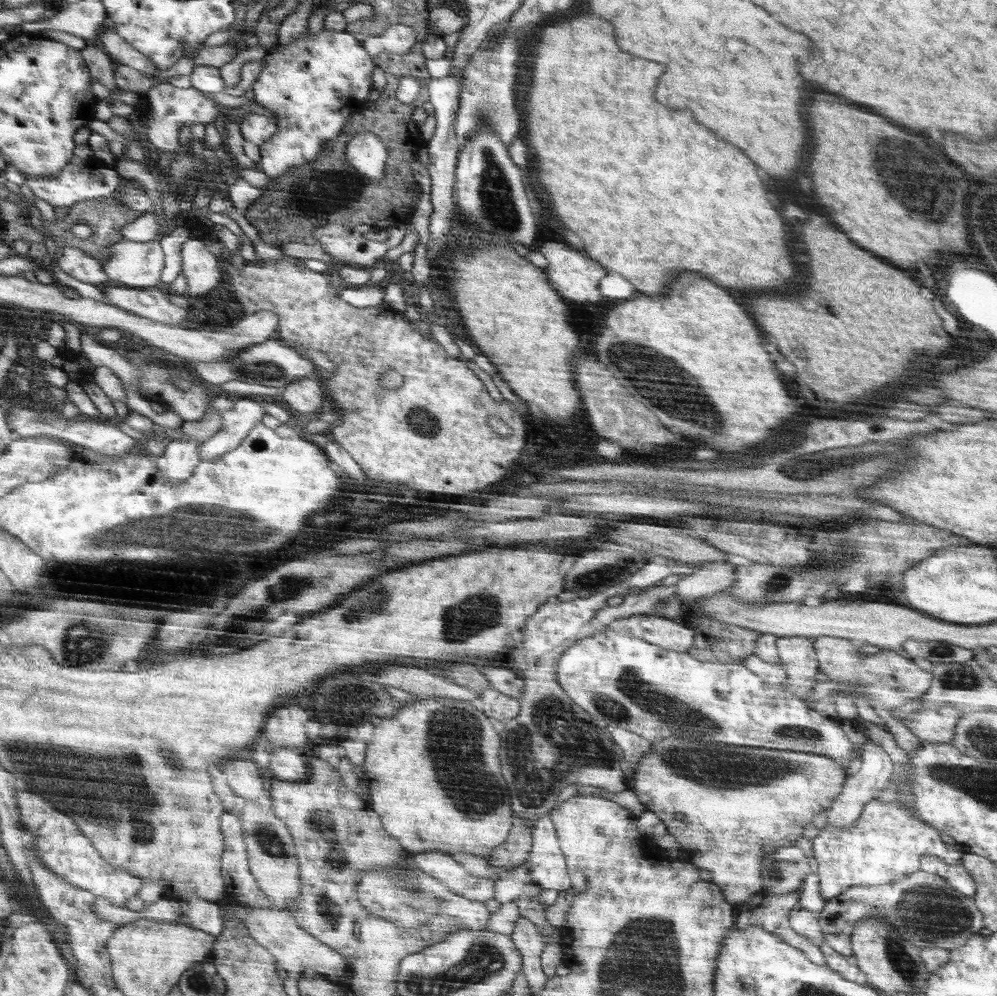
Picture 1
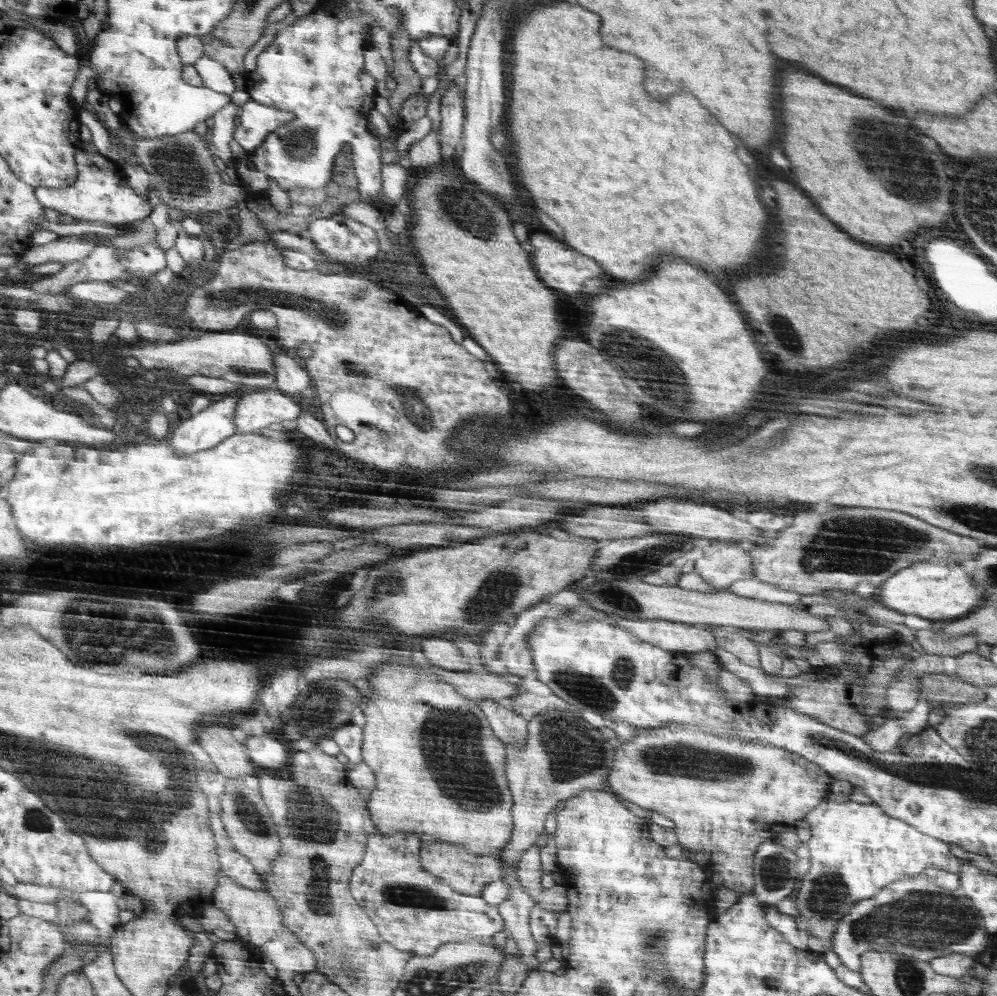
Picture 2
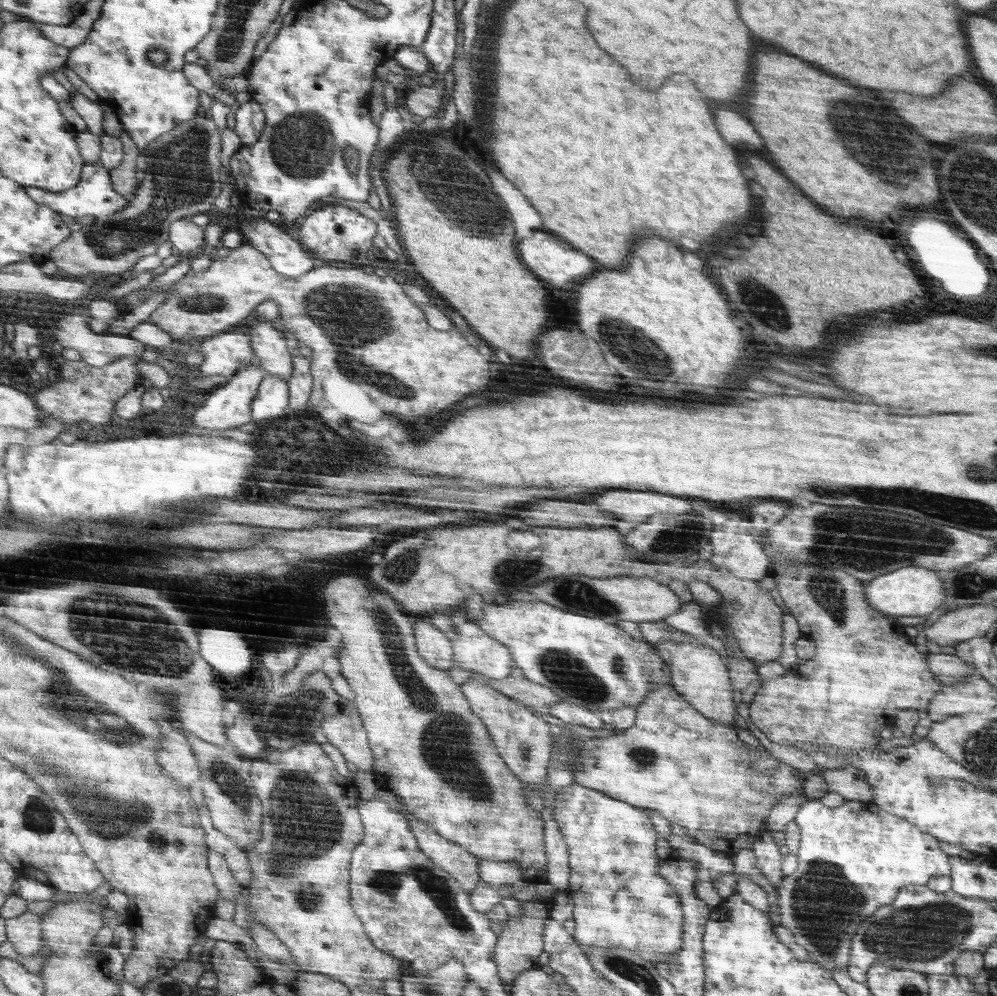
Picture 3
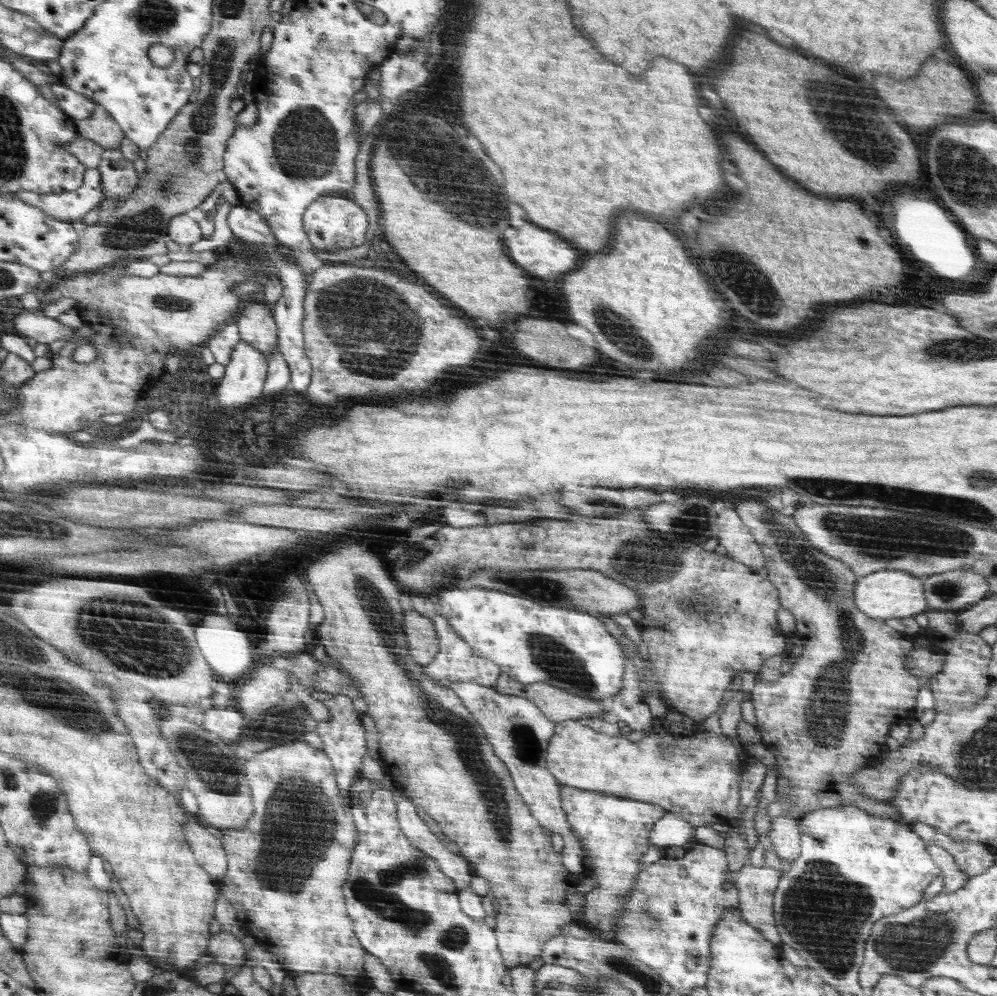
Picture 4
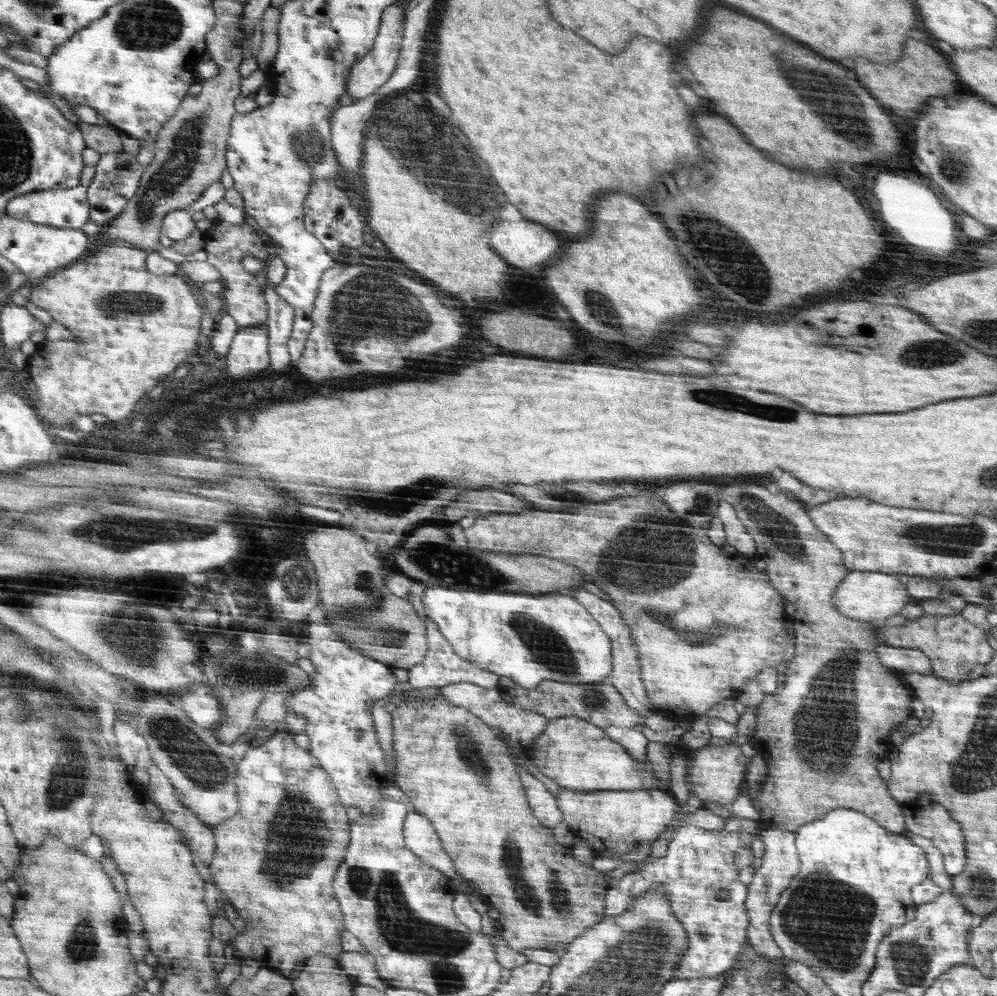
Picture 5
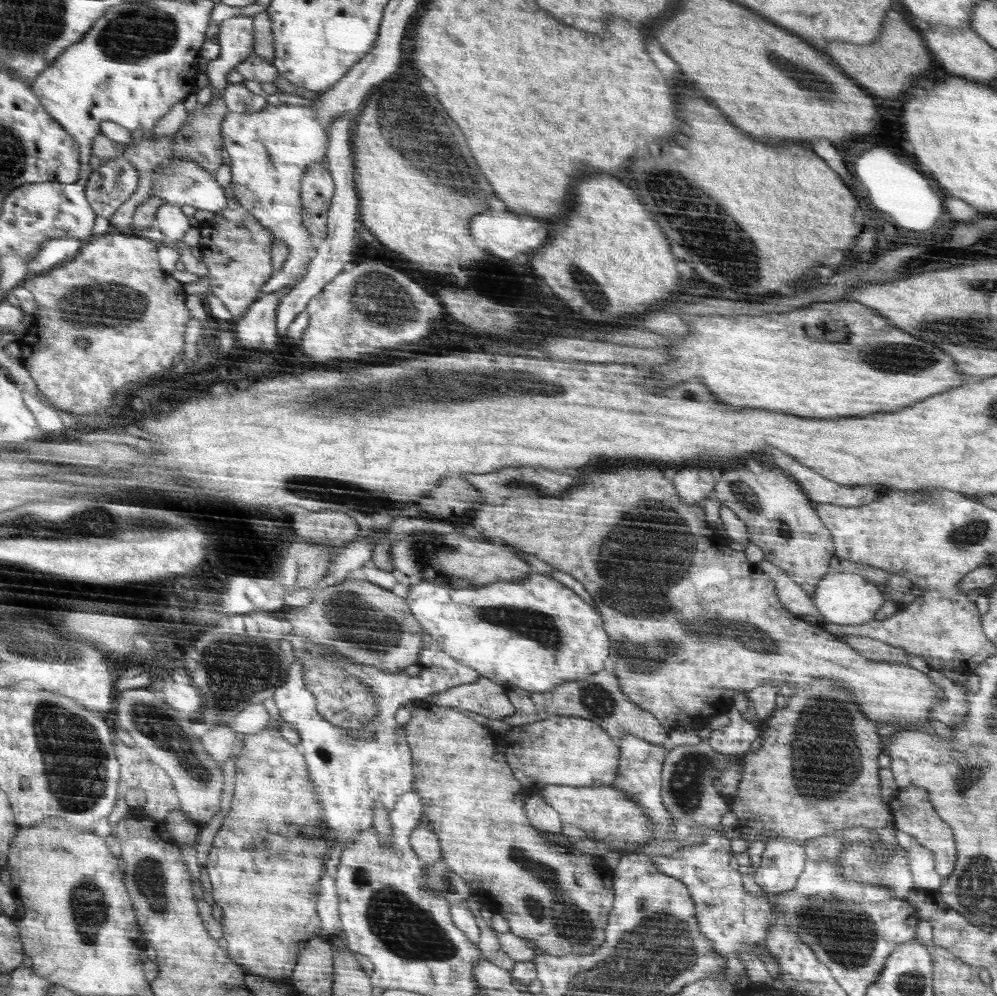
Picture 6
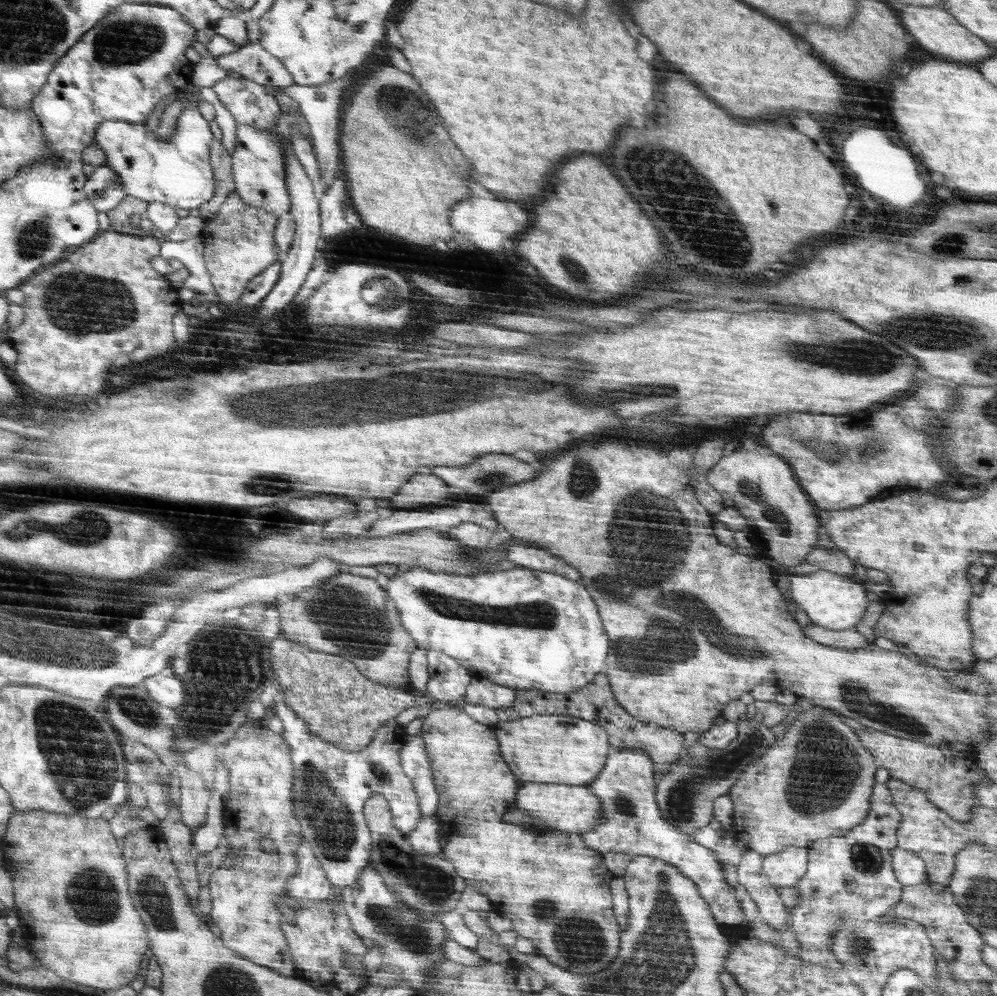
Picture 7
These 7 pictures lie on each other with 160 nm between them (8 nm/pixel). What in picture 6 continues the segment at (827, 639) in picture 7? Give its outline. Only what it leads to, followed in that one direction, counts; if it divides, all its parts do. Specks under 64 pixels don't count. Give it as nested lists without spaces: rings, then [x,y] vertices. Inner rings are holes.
[[[840,635],[838,639],[871,661],[890,661],[891,663],[902,663],[908,665],[908,652],[903,648],[890,646],[881,640],[852,635]]]

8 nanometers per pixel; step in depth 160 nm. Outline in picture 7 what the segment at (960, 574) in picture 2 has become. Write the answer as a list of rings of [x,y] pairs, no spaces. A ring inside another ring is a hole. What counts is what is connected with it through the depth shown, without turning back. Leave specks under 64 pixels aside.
[[[820,570],[805,575],[793,575],[791,578],[791,598],[801,606],[815,625],[830,630],[854,628],[864,616],[866,610],[866,590],[858,582],[852,582],[844,575],[828,570]]]

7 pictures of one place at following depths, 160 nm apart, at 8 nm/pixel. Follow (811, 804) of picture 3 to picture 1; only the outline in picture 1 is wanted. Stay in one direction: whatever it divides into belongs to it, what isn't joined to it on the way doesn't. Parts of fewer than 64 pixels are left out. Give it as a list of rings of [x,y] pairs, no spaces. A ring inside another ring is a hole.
[[[874,799],[867,802],[854,824],[843,829],[826,825],[812,839],[812,856],[818,862],[819,894],[820,899],[824,897],[824,902],[842,895],[850,887],[900,880],[920,870],[920,860],[926,854],[936,856],[946,865],[958,865],[968,850],[960,852],[948,847],[935,828],[911,816],[911,812],[897,801]]]

